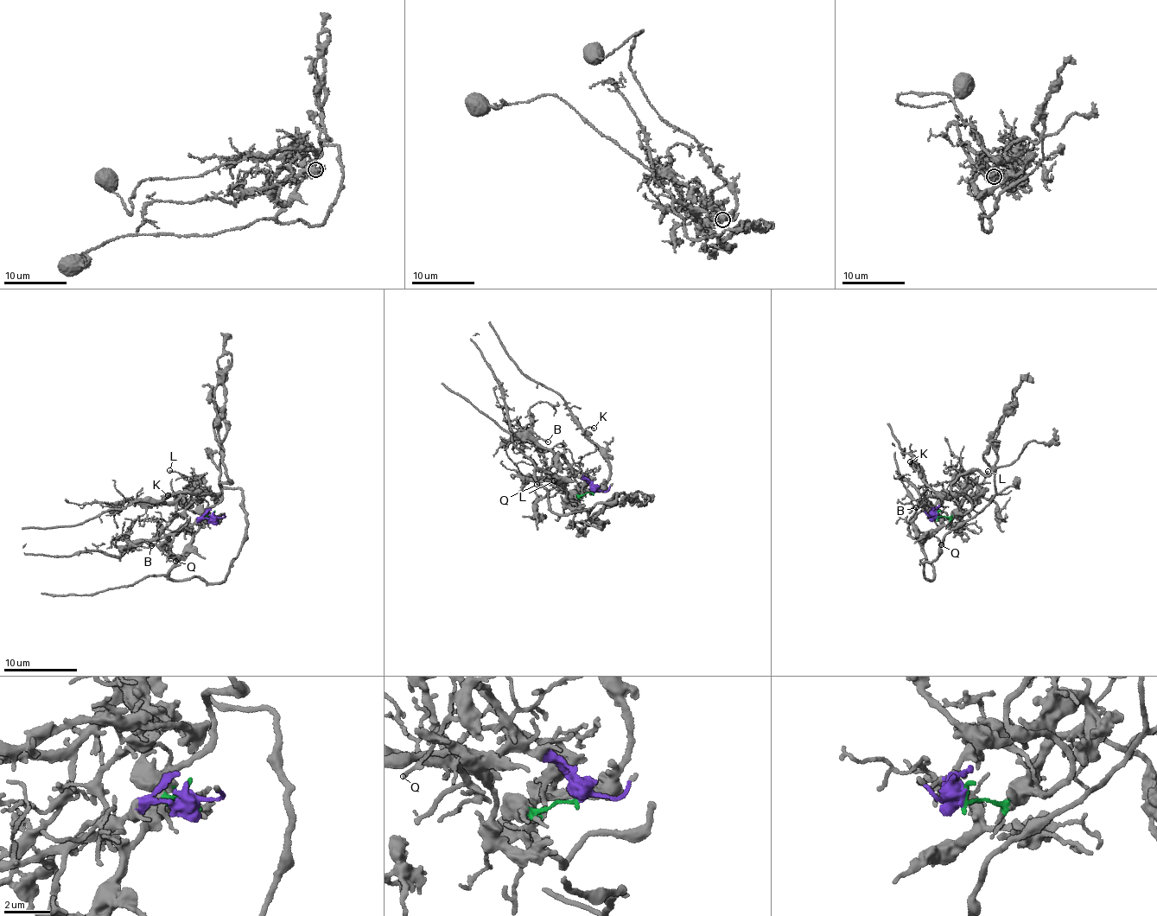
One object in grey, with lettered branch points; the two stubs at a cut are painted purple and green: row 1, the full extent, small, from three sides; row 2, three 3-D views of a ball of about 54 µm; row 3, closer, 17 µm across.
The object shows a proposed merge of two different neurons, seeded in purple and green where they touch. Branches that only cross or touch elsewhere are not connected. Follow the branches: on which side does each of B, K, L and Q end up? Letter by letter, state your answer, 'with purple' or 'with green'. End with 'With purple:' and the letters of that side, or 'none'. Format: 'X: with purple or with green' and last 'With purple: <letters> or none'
B: with purple
K: with green
L: with green
Q: with purple
With purple: B, Q

